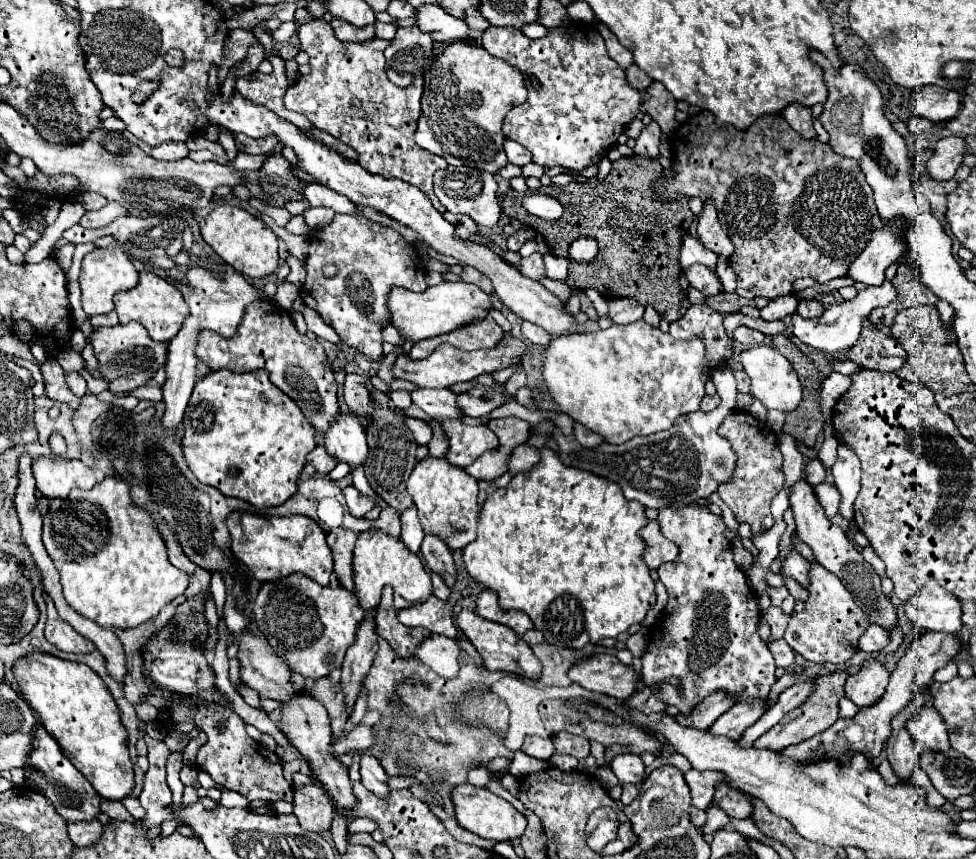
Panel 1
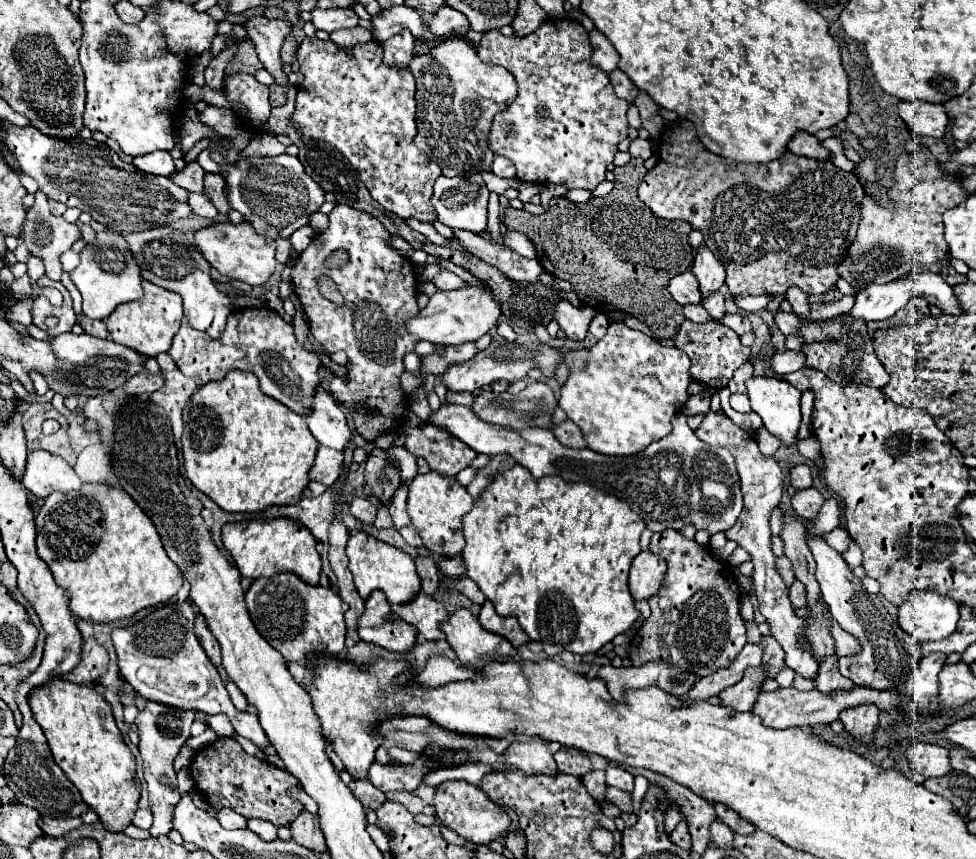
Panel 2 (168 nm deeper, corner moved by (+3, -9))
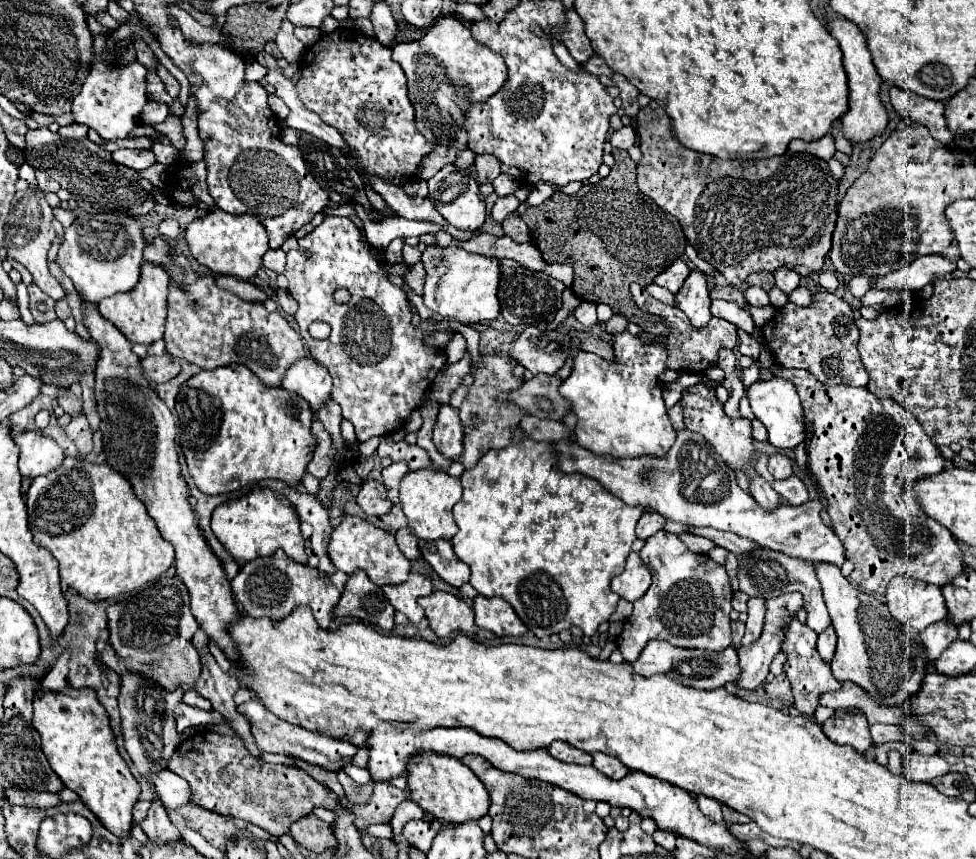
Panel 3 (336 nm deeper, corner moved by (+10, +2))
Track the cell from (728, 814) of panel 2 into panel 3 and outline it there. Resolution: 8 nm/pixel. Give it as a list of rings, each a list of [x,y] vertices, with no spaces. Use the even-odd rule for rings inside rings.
[[[726,805],[722,807],[722,813],[724,813],[724,821],[726,821],[728,825],[730,825],[730,823],[748,823],[748,821],[750,821],[746,815],[742,815],[742,813],[726,807]]]

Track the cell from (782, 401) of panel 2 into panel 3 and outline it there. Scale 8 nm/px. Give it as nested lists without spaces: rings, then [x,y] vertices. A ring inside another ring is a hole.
[[[772,377],[768,381],[758,379],[752,383],[746,391],[746,397],[750,399],[750,407],[756,415],[758,421],[764,423],[768,429],[768,441],[778,447],[778,449],[794,449],[798,443],[806,439],[806,427],[804,427],[804,417],[802,417],[802,405],[796,393],[796,387],[782,377]]]

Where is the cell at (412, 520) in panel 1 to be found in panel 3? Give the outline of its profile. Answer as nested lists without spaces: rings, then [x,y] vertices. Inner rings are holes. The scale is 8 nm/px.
[[[398,461],[398,463],[392,463],[390,467],[386,467],[382,471],[382,477],[384,477],[384,485],[386,485],[386,491],[388,491],[388,499],[398,499],[398,483],[400,479],[408,473],[408,465],[404,461]]]

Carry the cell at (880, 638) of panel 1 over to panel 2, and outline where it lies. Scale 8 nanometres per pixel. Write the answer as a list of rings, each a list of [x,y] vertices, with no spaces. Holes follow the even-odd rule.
[[[825,606],[825,616],[827,616],[827,620],[831,622],[831,638],[833,638],[833,642],[835,642],[835,652],[837,652],[837,656],[847,656],[847,654],[859,652],[859,642],[857,642],[851,634],[847,634],[847,632],[831,618],[827,606]]]

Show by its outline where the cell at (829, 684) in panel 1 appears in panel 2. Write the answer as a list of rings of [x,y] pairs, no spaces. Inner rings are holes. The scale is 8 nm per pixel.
[[[837,656],[823,658],[823,662],[819,664],[819,674],[815,678],[815,688],[819,692],[831,694],[833,690],[851,690],[851,686],[855,686],[855,684],[839,674]]]

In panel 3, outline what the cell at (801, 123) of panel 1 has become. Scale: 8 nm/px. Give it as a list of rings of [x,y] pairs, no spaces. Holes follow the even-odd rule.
[[[828,133],[816,141],[802,141],[802,139],[794,139],[790,145],[788,145],[788,151],[804,151],[804,153],[812,153],[820,159],[830,159],[834,155],[834,137]]]

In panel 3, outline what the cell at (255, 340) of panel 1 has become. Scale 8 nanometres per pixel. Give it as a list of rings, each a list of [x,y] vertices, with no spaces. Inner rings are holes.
[[[212,275],[200,277],[186,289],[170,287],[164,341],[168,355],[198,365],[200,369],[244,363],[266,387],[280,387],[286,371],[306,355],[302,337],[278,311],[268,313],[262,303],[244,301],[216,287]],[[188,301],[200,301],[200,305],[190,307]]]

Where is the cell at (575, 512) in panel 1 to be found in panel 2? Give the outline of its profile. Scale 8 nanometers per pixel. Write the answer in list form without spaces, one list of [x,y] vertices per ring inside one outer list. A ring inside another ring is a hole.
[[[515,464],[509,470],[499,470],[499,474],[495,474],[495,480],[473,502],[473,508],[469,510],[469,514],[463,516],[463,534],[465,534],[467,544],[461,552],[461,556],[463,556],[463,562],[467,564],[467,576],[479,586],[479,590],[485,594],[485,598],[489,602],[493,602],[497,614],[515,616],[519,620],[519,624],[523,626],[523,630],[529,634],[529,638],[535,642],[541,642],[543,652],[547,656],[561,654],[563,650],[569,650],[573,654],[587,654],[587,652],[597,652],[601,646],[611,642],[617,634],[623,634],[625,630],[629,630],[633,626],[633,622],[639,618],[639,612],[635,610],[633,598],[629,594],[627,576],[629,576],[629,566],[631,566],[633,558],[641,552],[639,538],[641,538],[643,530],[645,530],[645,524],[639,518],[639,514],[635,514],[627,506],[627,502],[615,498],[613,494],[595,490],[593,486],[587,486],[583,482],[569,484],[569,482],[563,482],[563,478],[555,478],[555,476],[535,480],[535,478],[531,478],[531,472],[527,468]]]

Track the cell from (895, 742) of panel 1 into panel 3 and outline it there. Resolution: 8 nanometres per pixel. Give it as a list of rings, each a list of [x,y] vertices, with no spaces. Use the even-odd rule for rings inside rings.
[[[944,619],[944,623],[936,623],[928,629],[924,629],[920,633],[920,639],[924,643],[924,651],[926,651],[926,659],[928,659],[928,671],[934,669],[936,659],[940,657],[940,653],[958,639],[958,629],[956,627],[948,627],[948,619]]]

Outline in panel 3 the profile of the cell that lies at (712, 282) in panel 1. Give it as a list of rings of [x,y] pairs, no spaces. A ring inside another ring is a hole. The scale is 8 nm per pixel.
[[[676,259],[666,271],[662,271],[662,273],[656,277],[654,283],[660,285],[660,287],[666,287],[666,289],[672,291],[672,293],[678,293],[688,275],[690,275],[688,265],[686,265],[682,259]]]

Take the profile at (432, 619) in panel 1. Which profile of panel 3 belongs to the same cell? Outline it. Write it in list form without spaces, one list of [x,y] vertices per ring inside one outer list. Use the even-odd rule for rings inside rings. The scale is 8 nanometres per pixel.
[[[410,573],[406,583],[402,583],[402,585],[386,585],[384,593],[386,593],[388,601],[394,605],[396,611],[404,613],[410,619],[410,623],[420,625],[420,621],[424,619],[424,609],[418,605],[418,599],[430,595],[432,585],[424,575]]]

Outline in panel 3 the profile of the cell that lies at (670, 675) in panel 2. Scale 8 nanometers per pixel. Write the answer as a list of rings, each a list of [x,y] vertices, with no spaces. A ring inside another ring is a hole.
[[[650,641],[640,657],[632,663],[628,663],[632,667],[632,671],[650,677],[656,673],[662,673],[666,677],[676,679],[682,685],[688,687],[696,687],[696,689],[718,689],[728,681],[736,681],[738,671],[738,655],[734,647],[724,649],[722,653],[710,653],[710,651],[700,651],[700,649],[680,649],[674,645],[668,645],[664,641]]]

